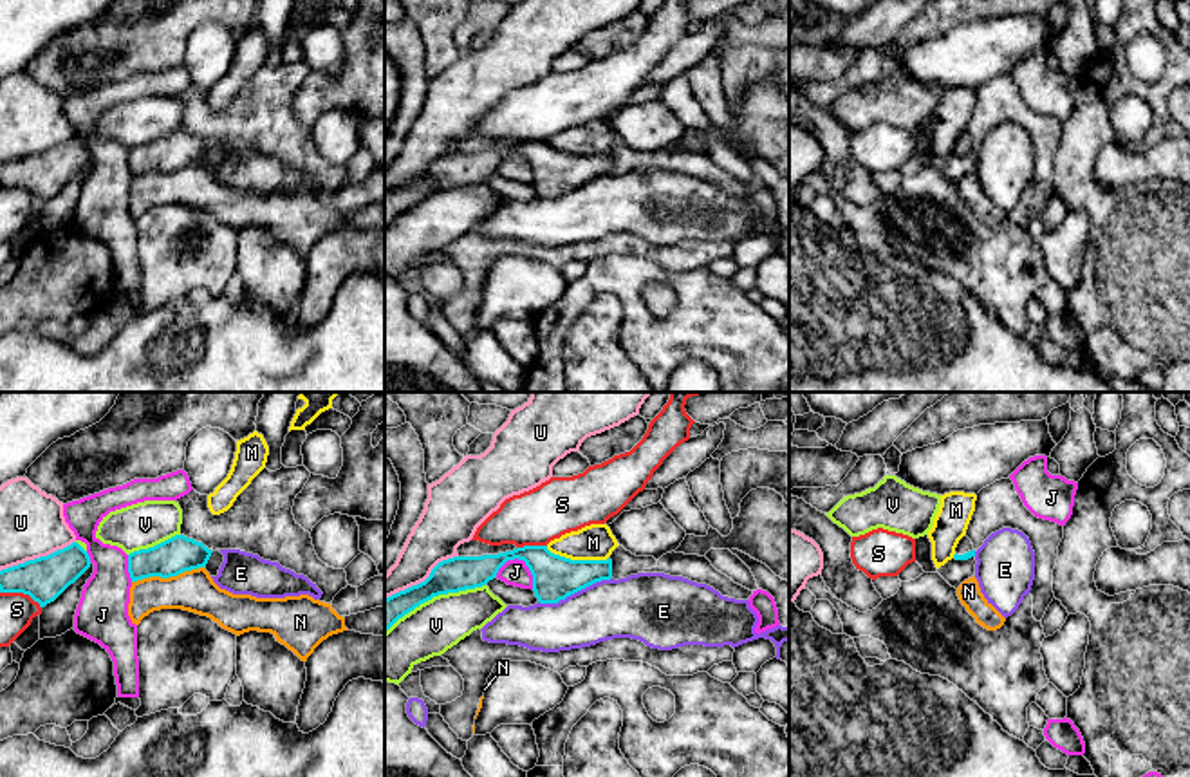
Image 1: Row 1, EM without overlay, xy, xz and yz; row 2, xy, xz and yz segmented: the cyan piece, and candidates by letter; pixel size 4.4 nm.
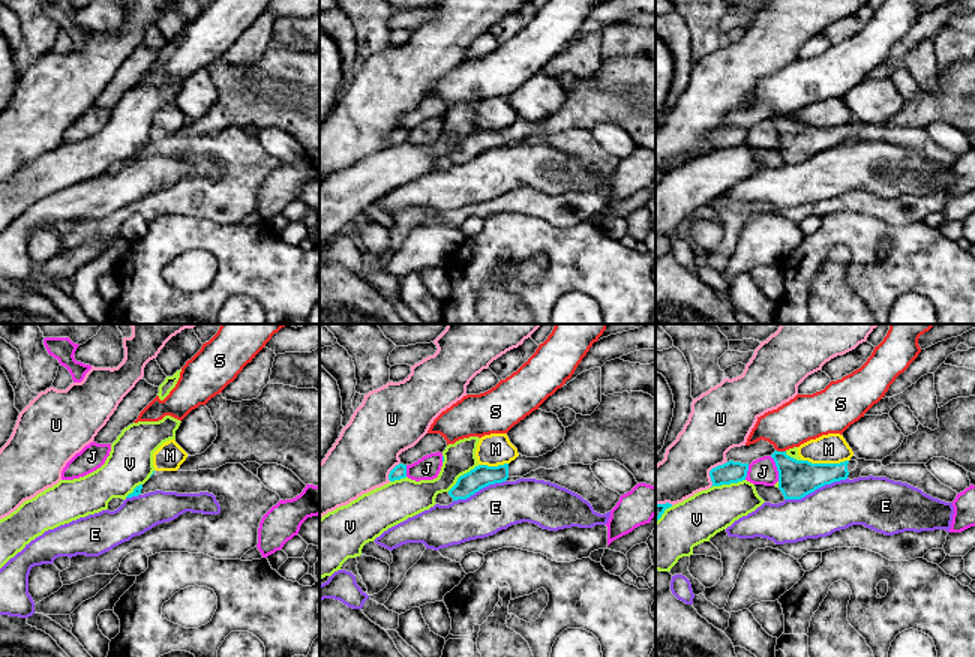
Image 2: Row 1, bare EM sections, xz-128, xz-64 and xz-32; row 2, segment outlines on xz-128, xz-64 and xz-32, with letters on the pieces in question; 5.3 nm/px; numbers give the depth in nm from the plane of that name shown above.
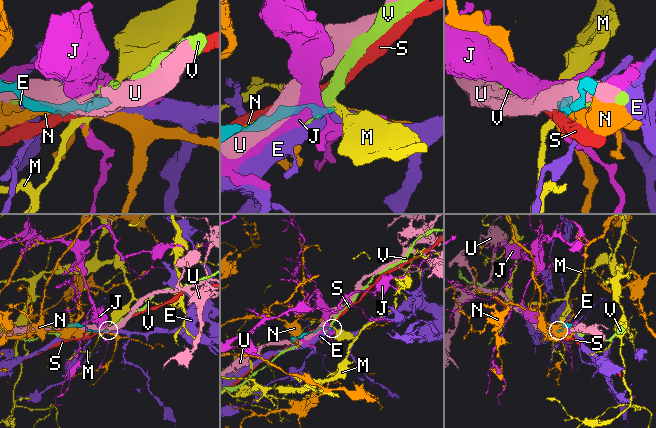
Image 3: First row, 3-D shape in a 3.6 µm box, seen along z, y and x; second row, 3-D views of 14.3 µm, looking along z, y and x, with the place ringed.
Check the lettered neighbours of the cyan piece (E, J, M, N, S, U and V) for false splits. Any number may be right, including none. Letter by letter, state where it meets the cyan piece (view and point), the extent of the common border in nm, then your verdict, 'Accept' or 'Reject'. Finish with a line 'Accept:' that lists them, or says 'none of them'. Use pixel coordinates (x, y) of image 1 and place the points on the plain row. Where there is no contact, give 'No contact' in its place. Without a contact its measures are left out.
E: Touches cyan at xz (575, 187). Shared border 340 nm. Reject
J: Touches cyan at xz (522, 154). Shared border 190 nm. Reject
M: Touches cyan at xz (576, 156). Shared border 280 nm. Reject
N: Touches cyan at xy (168, 172). Shared border 340 nm. Reject
S: Touches cyan at xy (22, 187). Shared border 200 nm. Reject
U: Touches cyan at xz (421, 177). Shared border 380 nm. Reject
V: Touches cyan at xz (434, 190). Shared border 500 nm. Reject
Accept: none of them

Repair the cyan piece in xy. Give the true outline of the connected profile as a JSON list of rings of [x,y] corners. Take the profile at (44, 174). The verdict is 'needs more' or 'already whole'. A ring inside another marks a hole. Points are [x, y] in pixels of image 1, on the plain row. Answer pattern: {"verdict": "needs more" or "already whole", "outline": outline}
{"verdict": "already whole", "outline": [[[72,137],[47,152],[2,164],[0,188],[23,188],[38,197],[40,202],[45,202],[88,163],[88,148],[78,137]]]}

